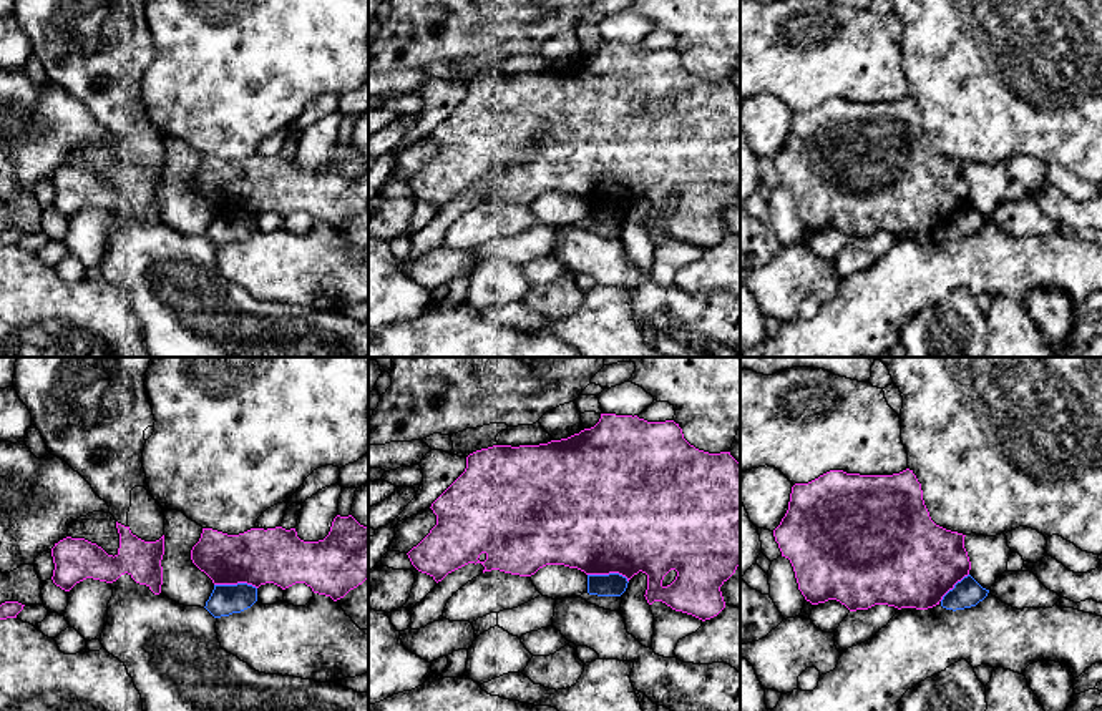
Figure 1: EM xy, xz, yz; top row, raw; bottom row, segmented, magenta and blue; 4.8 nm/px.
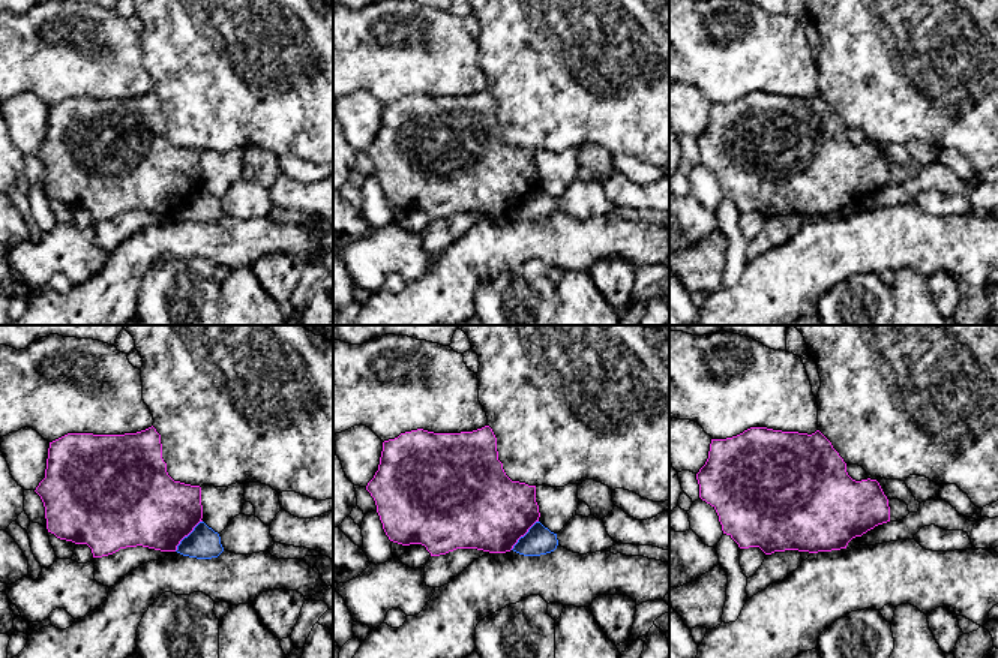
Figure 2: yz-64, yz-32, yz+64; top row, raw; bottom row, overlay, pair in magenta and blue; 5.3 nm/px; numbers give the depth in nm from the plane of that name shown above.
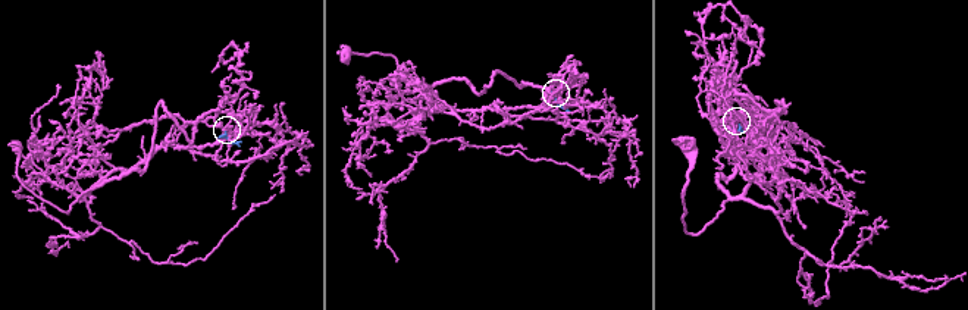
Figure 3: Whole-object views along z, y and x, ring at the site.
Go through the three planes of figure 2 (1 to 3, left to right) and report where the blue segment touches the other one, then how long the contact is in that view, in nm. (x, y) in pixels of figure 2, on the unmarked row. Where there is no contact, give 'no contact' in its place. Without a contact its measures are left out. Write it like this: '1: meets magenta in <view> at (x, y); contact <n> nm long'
1: meets magenta in yz-64 at (186, 200); contact 220 nm long
2: meets magenta in yz-32 at (523, 200); contact 220 nm long
3: no contact

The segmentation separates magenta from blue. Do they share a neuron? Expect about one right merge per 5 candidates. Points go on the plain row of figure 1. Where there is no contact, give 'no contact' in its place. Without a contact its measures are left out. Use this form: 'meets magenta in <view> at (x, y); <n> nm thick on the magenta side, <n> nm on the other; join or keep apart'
meets magenta in xy at (236, 211); 280 nm thick on the magenta side, 150 nm on the other; keep apart

